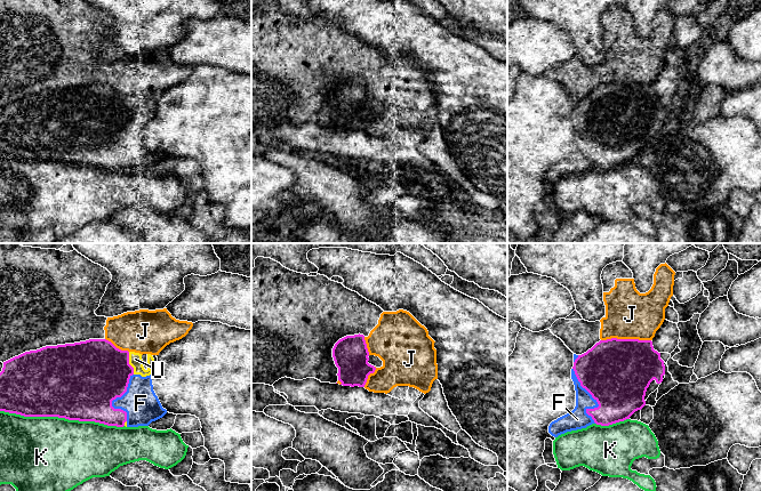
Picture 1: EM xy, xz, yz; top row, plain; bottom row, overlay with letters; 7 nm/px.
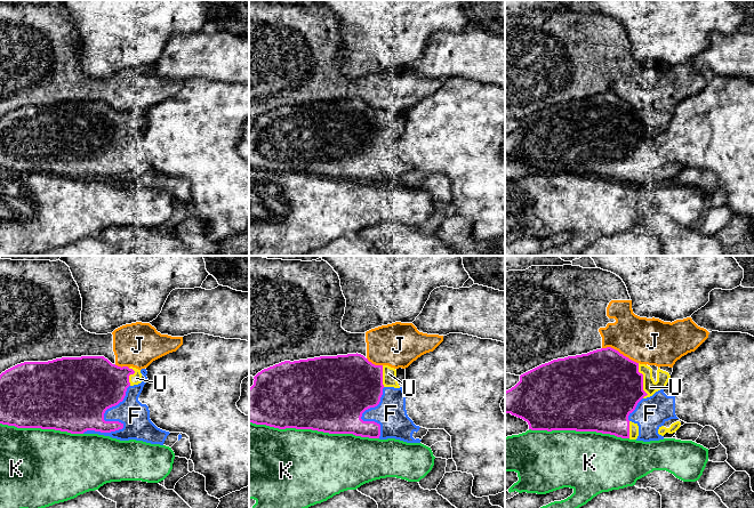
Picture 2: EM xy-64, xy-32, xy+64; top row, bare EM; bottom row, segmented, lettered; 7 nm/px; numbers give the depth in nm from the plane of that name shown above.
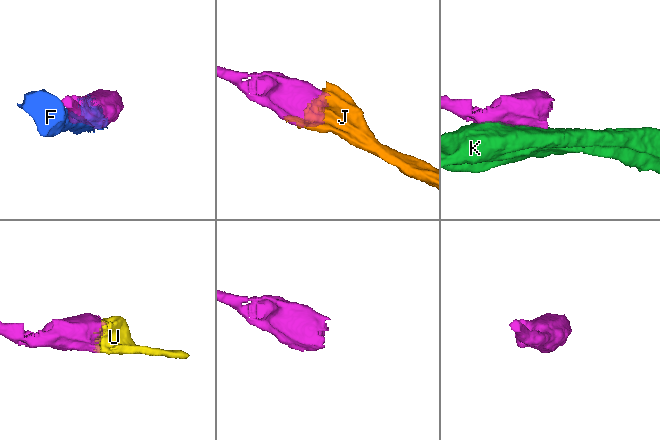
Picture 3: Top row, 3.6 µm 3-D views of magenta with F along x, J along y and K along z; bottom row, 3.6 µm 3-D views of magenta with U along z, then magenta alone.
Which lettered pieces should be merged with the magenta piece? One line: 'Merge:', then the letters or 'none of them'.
Merge: U

